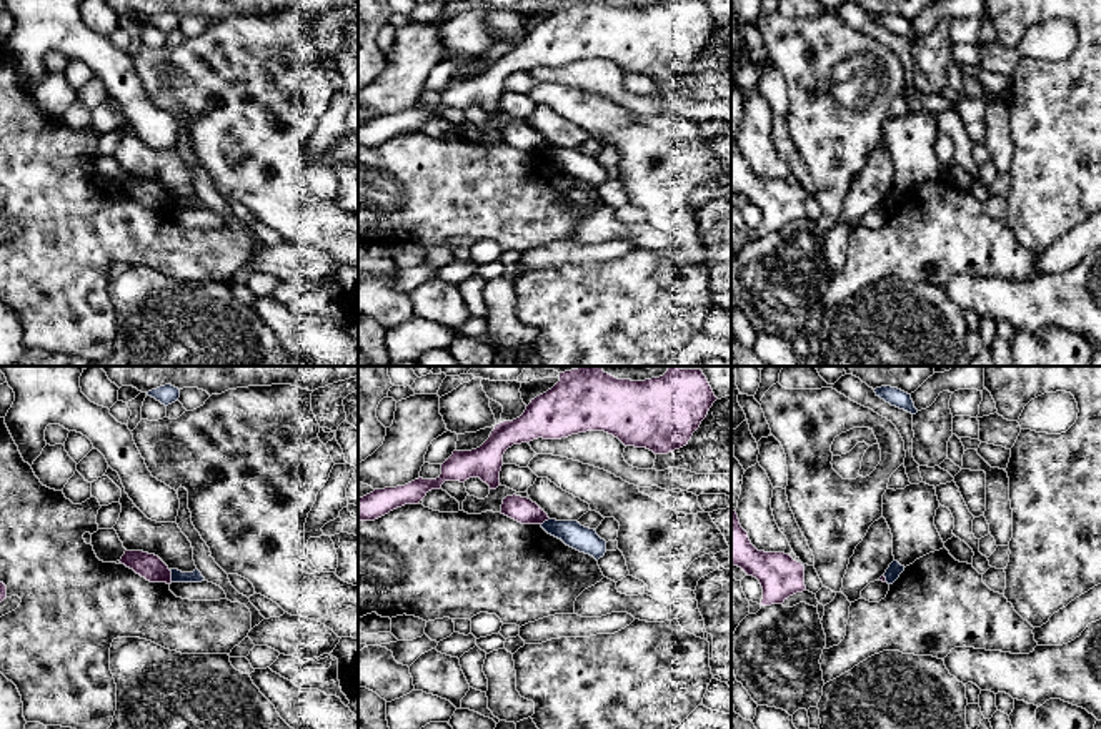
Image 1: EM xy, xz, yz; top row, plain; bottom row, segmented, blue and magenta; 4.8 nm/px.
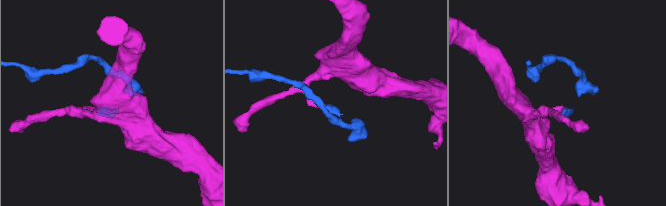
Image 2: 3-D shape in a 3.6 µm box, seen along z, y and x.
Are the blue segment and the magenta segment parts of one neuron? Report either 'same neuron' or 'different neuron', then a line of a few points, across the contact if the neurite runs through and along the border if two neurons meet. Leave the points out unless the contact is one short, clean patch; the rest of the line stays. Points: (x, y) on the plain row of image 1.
different neuron; line xy (169, 197), (172, 208)

